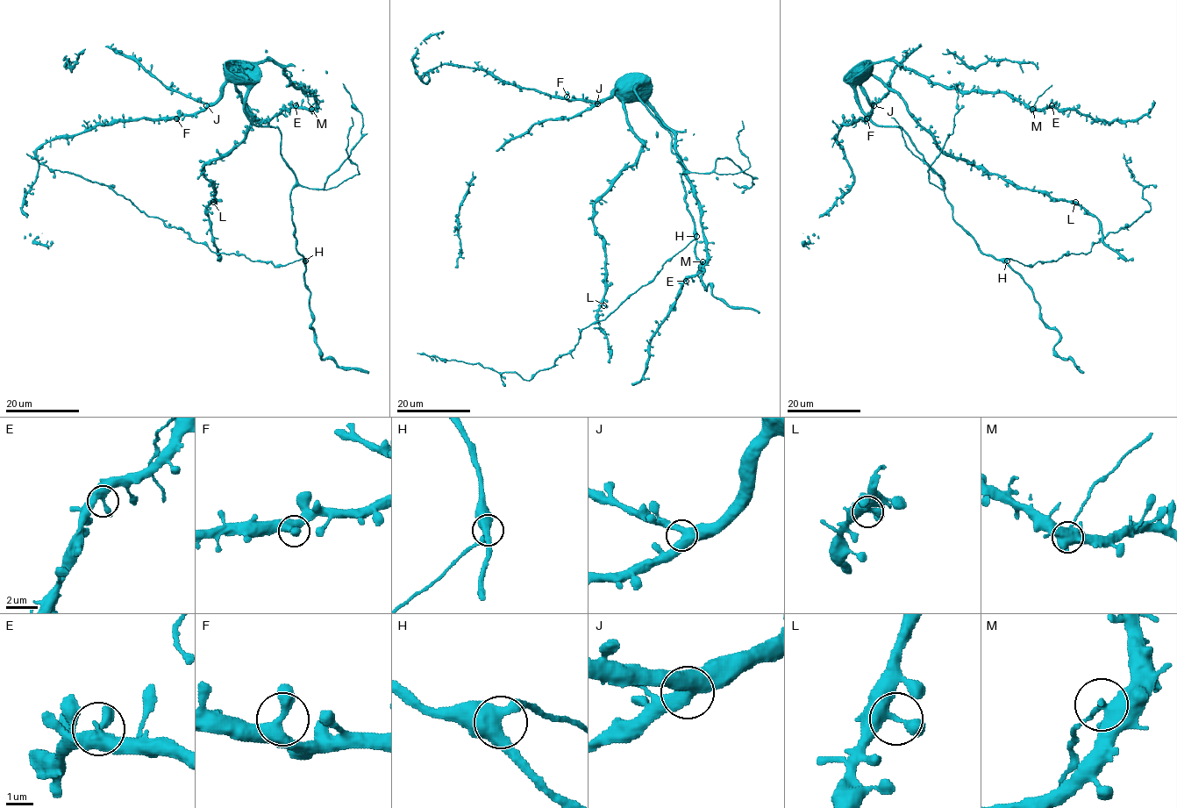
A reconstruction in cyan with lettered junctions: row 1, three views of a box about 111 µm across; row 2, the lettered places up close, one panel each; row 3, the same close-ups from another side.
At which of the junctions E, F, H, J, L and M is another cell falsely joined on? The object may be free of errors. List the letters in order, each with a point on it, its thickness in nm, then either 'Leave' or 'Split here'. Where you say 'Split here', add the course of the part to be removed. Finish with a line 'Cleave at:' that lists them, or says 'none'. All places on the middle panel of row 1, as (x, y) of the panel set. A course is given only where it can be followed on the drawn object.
E: Place: (686, 281). Thickness 400 nm. Leave
F: Place: (567, 96). Thickness 360 nm. Leave
H: Place: (696, 236). Thickness 480 nm. Leave
J: Place: (597, 103). Thickness 500 nm. Leave
L: Place: (603, 305). Thickness 360 nm. Leave
M: Place: (702, 261). Thickness 360 nm. Split here. Course of the part to remove: (702, 262), (697, 272), (700, 281)
Cleave at: M

